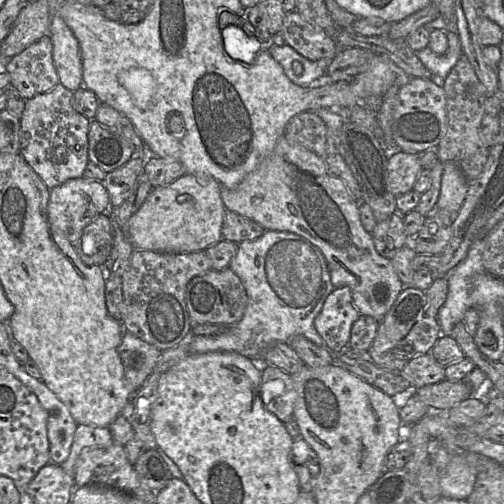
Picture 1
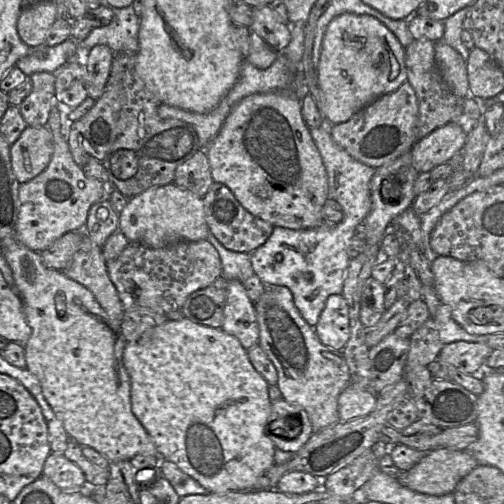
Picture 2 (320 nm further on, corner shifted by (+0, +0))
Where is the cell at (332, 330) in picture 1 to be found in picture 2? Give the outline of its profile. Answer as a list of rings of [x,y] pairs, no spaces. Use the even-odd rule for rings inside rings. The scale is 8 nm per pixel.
[[[341,294],[327,298],[314,329],[324,346],[342,352],[350,337],[350,320],[346,300]]]

